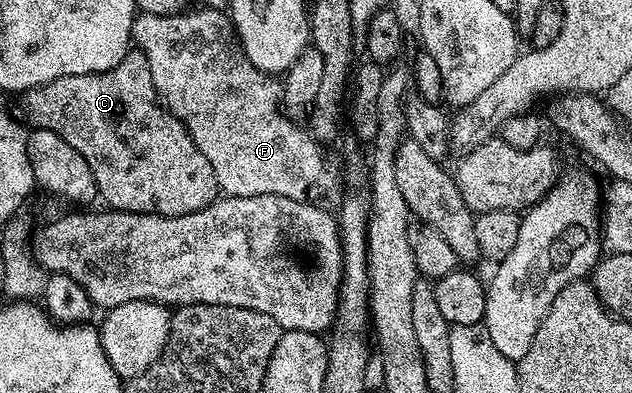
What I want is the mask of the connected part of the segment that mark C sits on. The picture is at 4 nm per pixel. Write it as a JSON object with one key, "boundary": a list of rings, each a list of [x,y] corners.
{"boundary":[[[131,49],[124,57],[124,61],[120,61],[120,65],[116,65],[107,71],[92,73],[91,75],[60,77],[56,81],[45,83],[43,87],[33,87],[31,91],[21,92],[19,99],[22,99],[18,103],[19,109],[22,110],[20,119],[27,128],[36,131],[48,129],[52,133],[56,133],[56,137],[64,137],[64,141],[68,141],[68,145],[72,145],[72,149],[76,149],[76,153],[80,153],[80,157],[84,157],[84,161],[88,161],[88,169],[92,171],[92,177],[98,186],[101,202],[106,202],[103,204],[107,208],[115,211],[139,211],[145,215],[187,215],[204,209],[209,203],[213,203],[215,199],[219,198],[220,192],[216,181],[216,173],[212,173],[212,165],[208,165],[208,157],[204,157],[204,153],[200,153],[200,149],[196,149],[192,137],[186,132],[181,121],[159,102],[152,81],[152,73],[148,69],[148,61],[142,51]]]}

